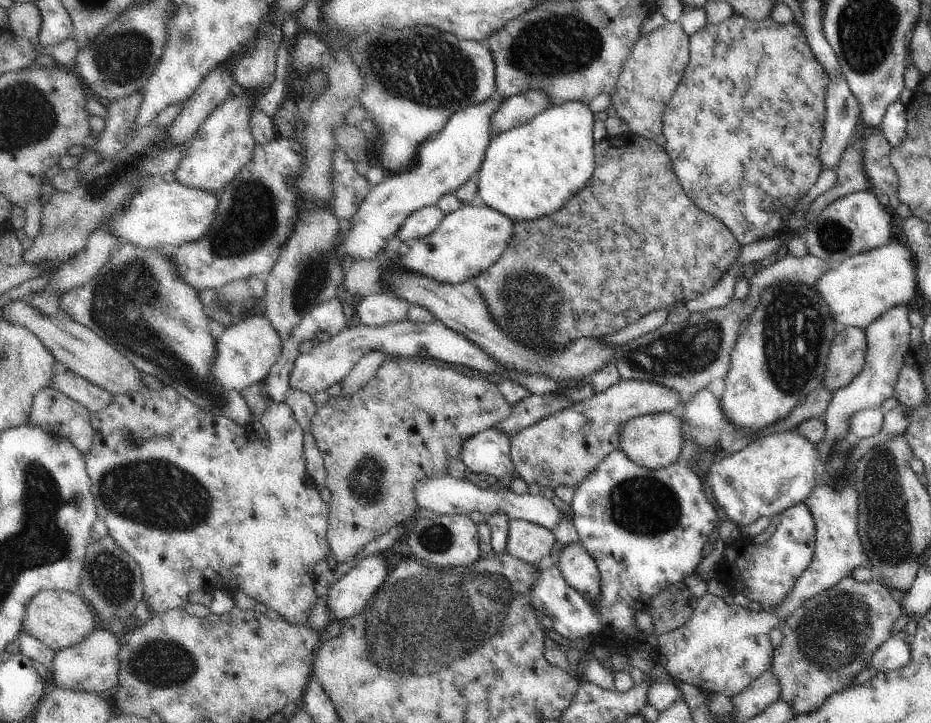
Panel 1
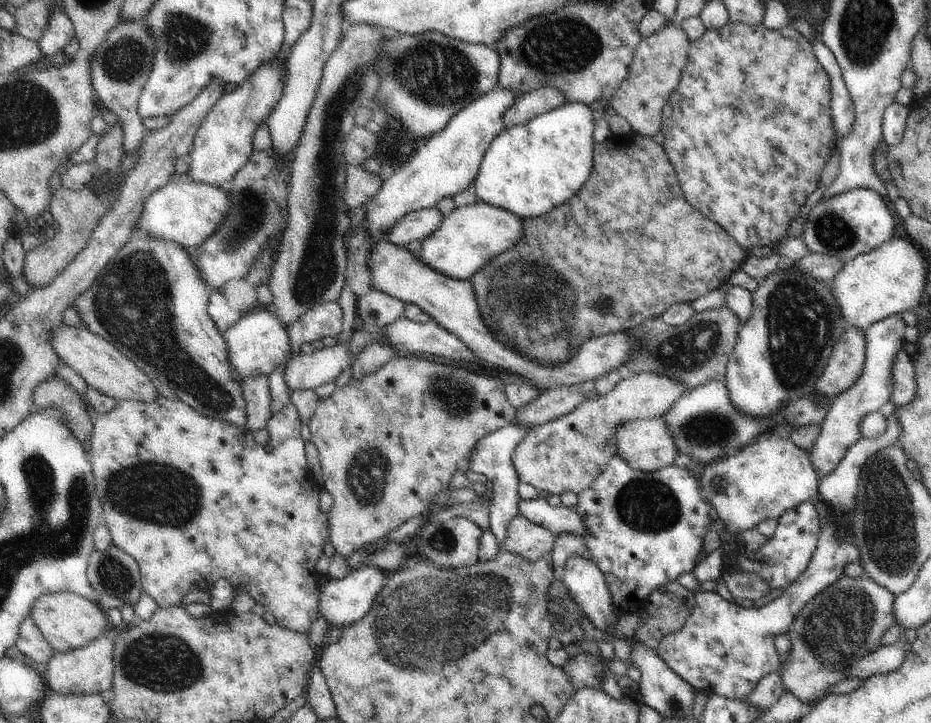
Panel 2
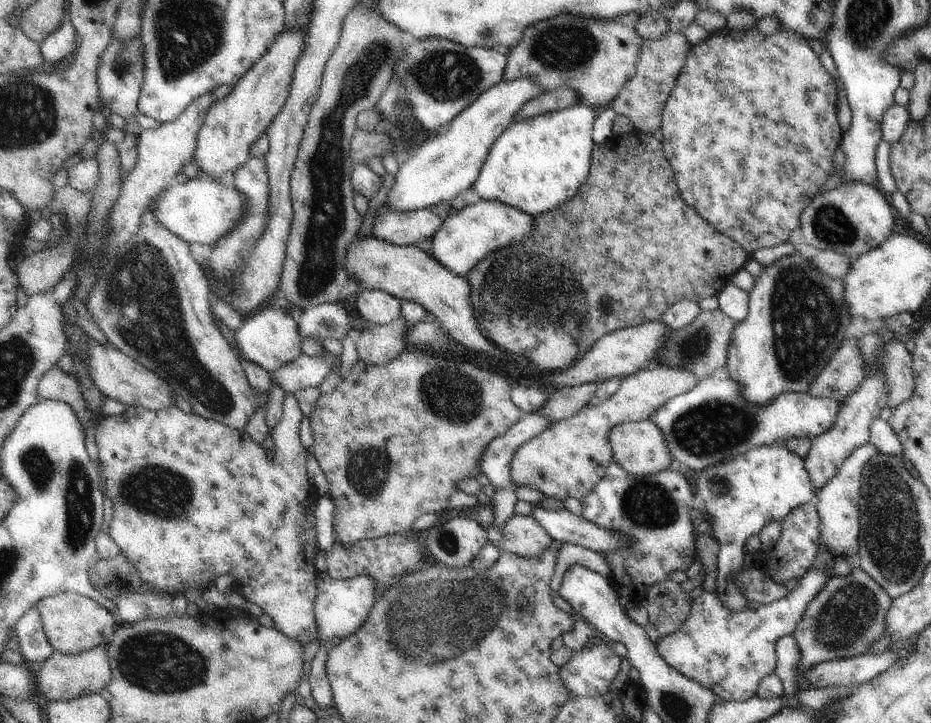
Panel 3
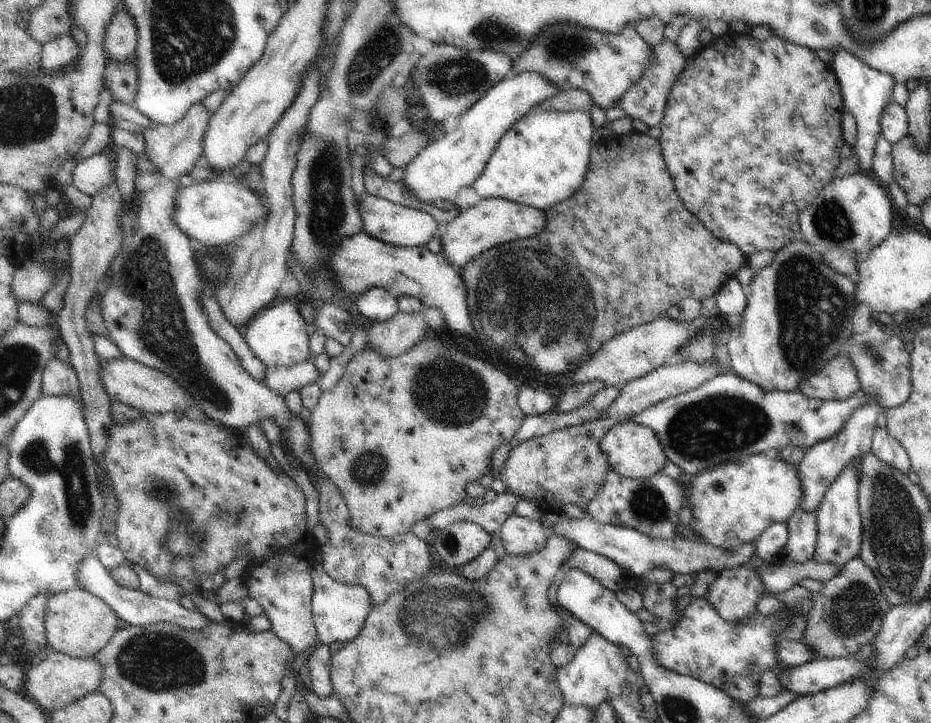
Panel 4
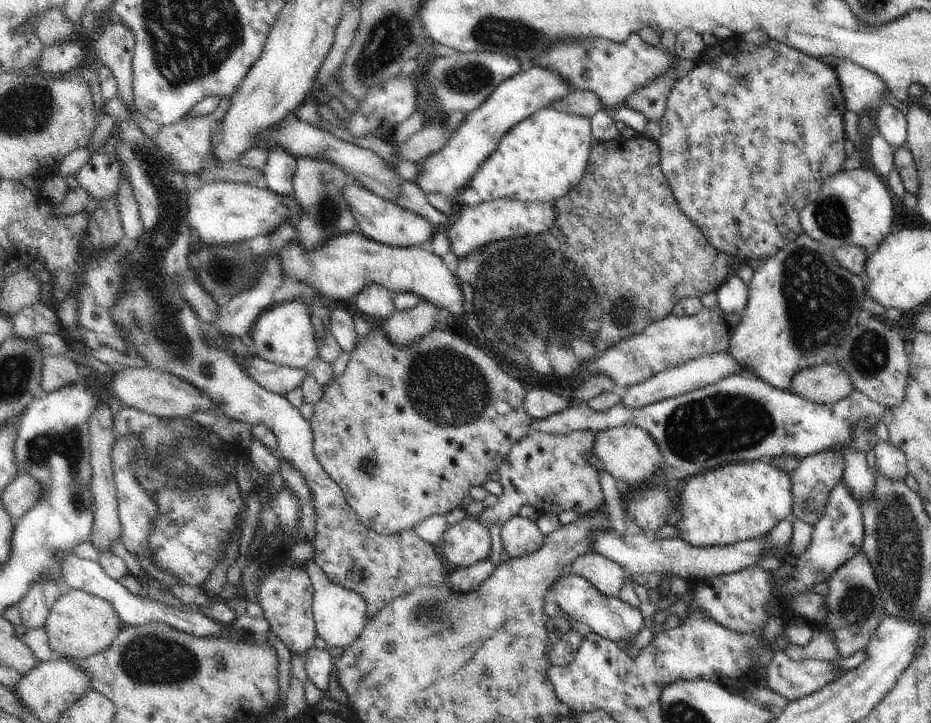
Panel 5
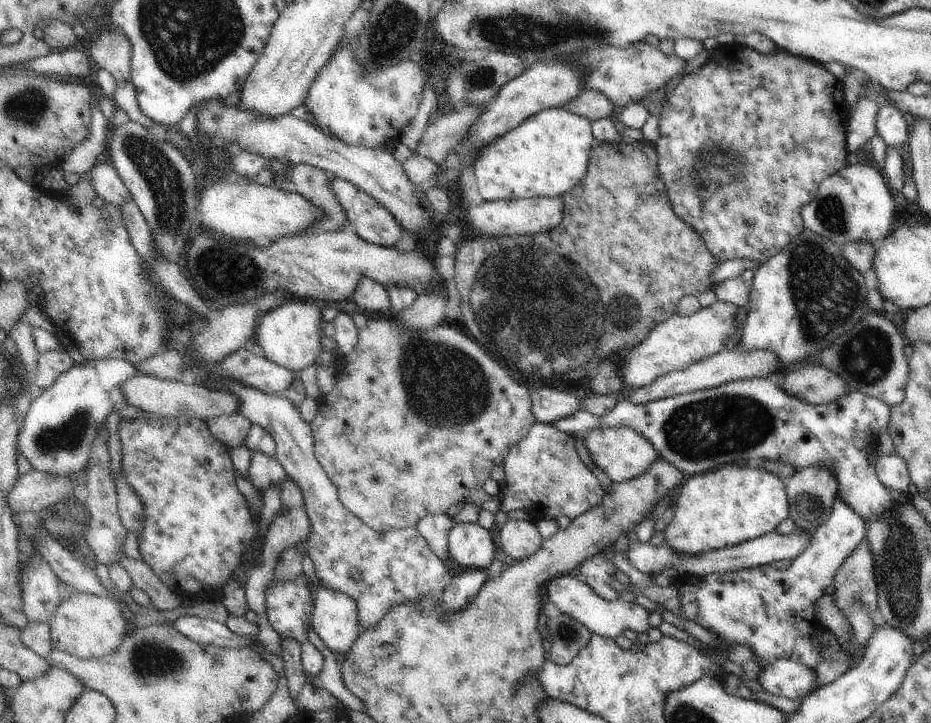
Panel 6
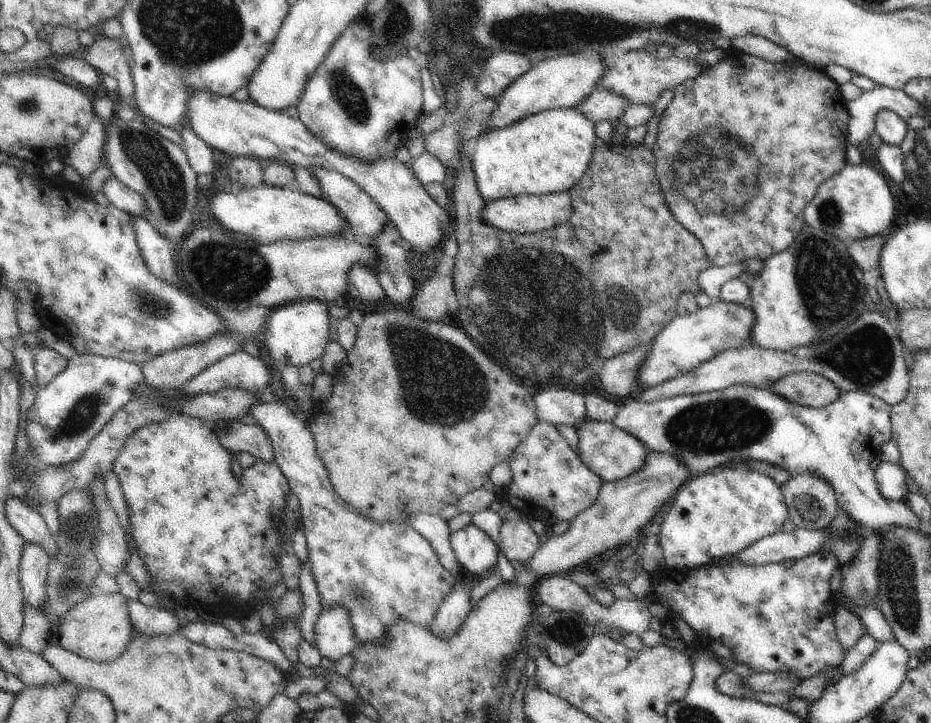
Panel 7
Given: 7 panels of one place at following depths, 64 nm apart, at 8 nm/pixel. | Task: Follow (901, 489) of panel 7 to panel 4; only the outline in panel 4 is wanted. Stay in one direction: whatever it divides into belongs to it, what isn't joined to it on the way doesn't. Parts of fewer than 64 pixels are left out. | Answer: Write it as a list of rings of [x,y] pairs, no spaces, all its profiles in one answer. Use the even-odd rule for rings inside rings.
[[[877,428],[875,436],[873,436],[871,452],[873,452],[883,464],[891,466],[893,470],[903,472],[903,474],[911,472],[911,462],[909,462],[907,452],[903,450],[903,446],[901,446],[895,438],[891,438],[891,436],[887,434],[887,430],[879,430],[879,428]]]

